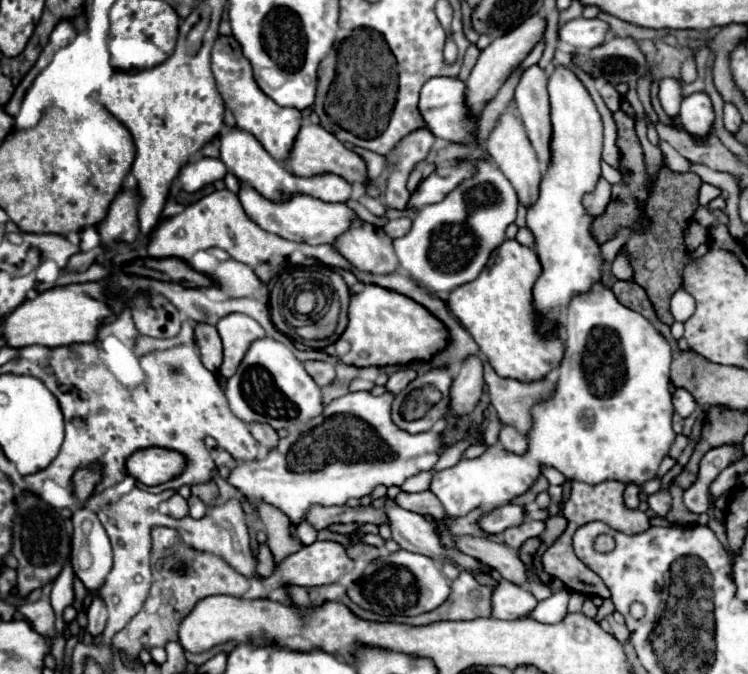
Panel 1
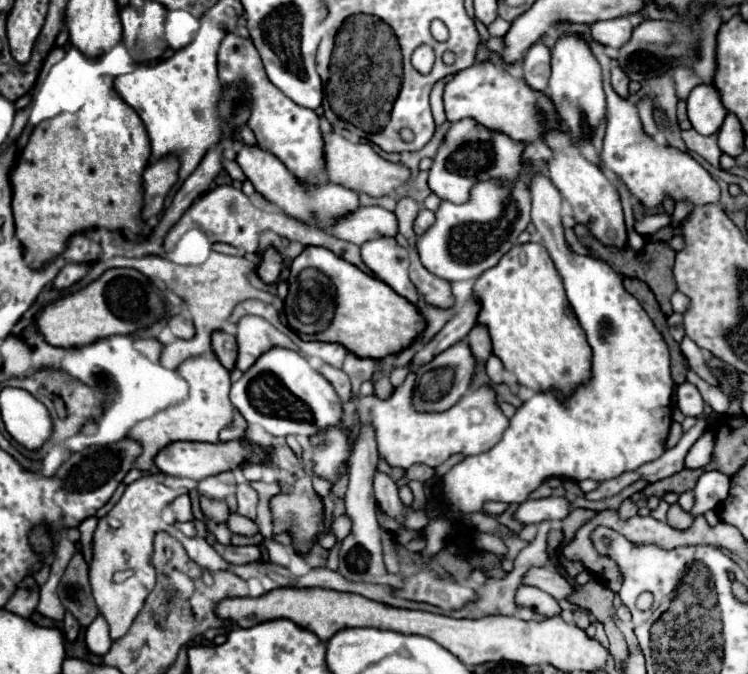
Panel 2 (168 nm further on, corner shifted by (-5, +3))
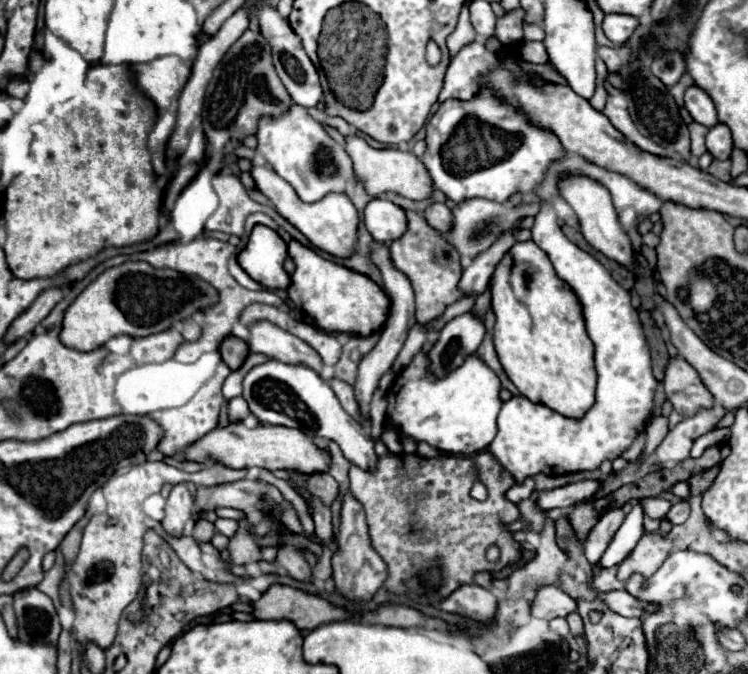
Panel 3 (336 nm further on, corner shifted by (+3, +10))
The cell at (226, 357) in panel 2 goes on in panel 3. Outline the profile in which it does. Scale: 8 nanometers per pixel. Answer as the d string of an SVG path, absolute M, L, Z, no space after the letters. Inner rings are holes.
M227 336L221 346L219 346L219 354L223 358L223 362L231 368L231 370L237 370L243 360L247 358L249 350L247 350L247 344L241 340L241 338L235 338L235 336Z

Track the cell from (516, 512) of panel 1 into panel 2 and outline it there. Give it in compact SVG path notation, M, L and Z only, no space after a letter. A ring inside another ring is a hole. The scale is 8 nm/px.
M547 497L547 499L537 499L537 501L529 499L521 503L517 511L517 519L523 525L529 525L529 523L541 523L545 519L565 519L569 511L571 507L565 497Z

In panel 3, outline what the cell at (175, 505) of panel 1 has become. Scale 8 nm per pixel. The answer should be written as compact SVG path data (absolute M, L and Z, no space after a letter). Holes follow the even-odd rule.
M177 484L173 486L169 498L167 498L167 506L165 506L165 518L163 518L163 528L173 534L173 536L181 536L183 534L183 526L187 522L187 518L191 518L195 510L195 502L187 490L185 484Z

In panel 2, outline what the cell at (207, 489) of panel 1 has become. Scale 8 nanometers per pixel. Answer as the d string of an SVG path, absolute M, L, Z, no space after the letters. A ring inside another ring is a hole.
M201 497L201 509L207 523L225 523L229 519L229 509L225 501L213 501L207 497Z

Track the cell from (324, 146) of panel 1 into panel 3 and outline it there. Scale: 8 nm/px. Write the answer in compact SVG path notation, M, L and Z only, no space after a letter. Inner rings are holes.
M345 136L345 152L353 160L353 172L363 182L369 196L379 196L383 192L395 192L411 200L425 200L431 196L431 180L425 172L425 166L413 152L401 152L395 148L375 150L359 136Z

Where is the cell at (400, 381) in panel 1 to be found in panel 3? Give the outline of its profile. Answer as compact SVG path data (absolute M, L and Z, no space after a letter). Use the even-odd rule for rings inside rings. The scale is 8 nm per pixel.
M507 232L501 240L497 240L497 244L493 244L493 248L489 248L489 252L485 252L485 256L477 256L477 260L473 260L473 264L463 270L463 276L459 280L461 292L467 296L479 296L481 292L485 292L489 286L489 276L493 274L493 268L499 264L501 256L513 244L515 244L513 232Z

